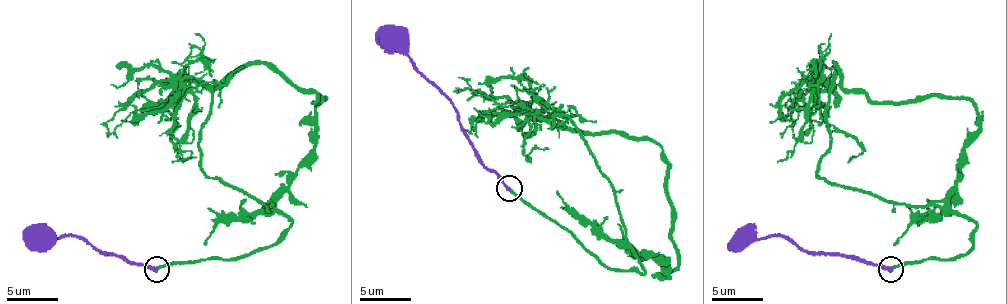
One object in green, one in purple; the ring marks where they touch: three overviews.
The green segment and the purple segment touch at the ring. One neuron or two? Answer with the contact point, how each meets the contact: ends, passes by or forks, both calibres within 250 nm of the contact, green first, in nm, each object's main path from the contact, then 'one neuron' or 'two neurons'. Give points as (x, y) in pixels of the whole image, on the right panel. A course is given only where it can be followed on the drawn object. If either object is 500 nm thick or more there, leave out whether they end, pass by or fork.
at (891, 269); green ends there; purple ends there; 200 nm thick on the green side, 300 nm on the other; green runs (890, 268), (964, 256), (974, 223), (819, 177), (829, 146), (824, 80), (821, 116), (862, 149), (849, 156); purple runs (890, 268), (865, 261), (806, 253), (780, 235), (735, 240), (727, 248); one neuron

